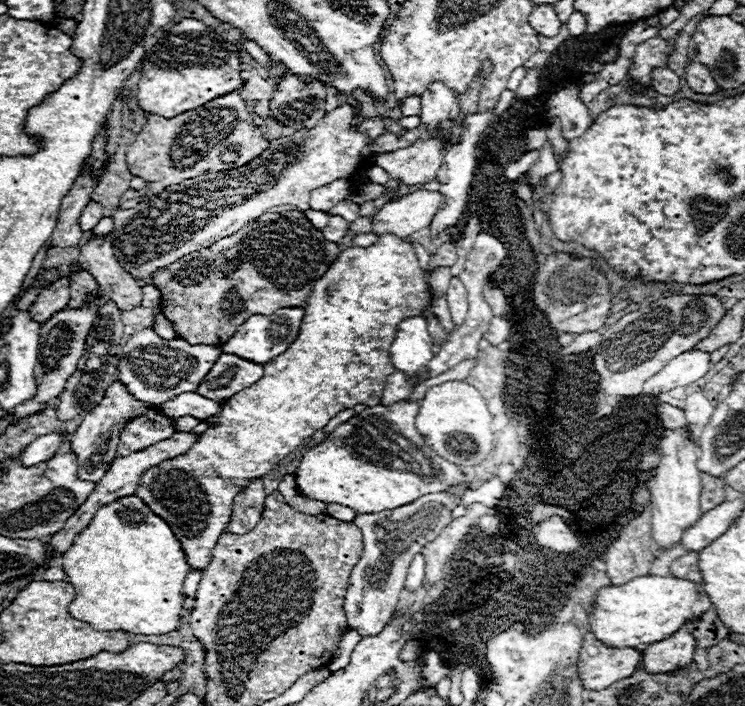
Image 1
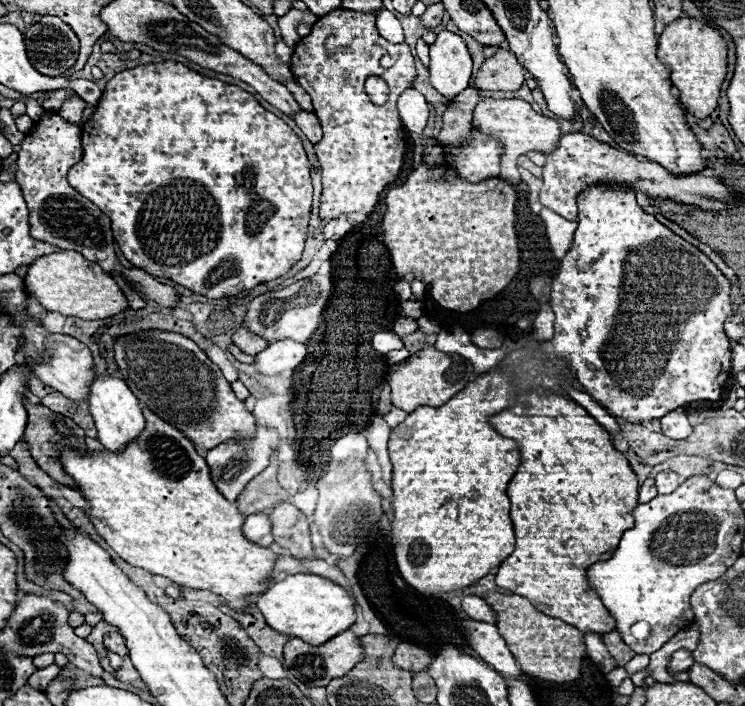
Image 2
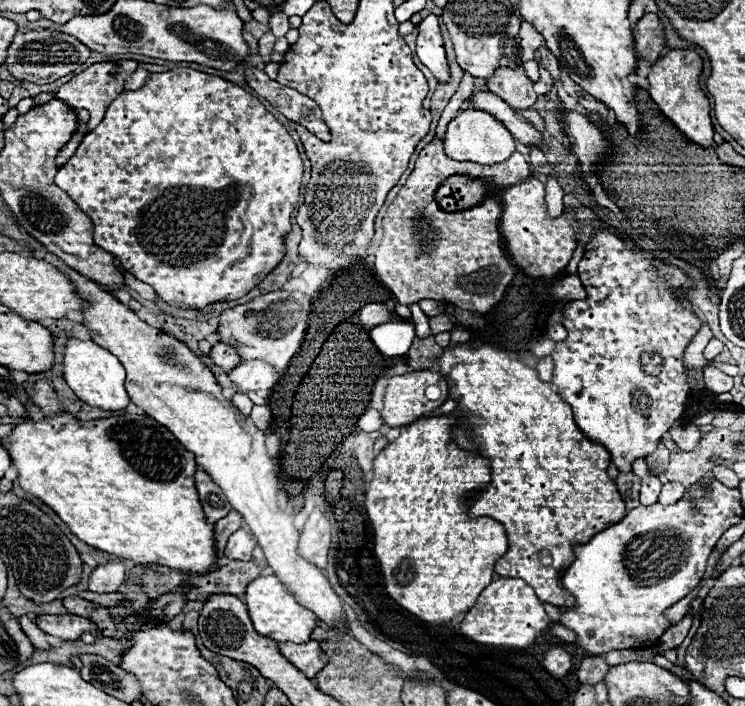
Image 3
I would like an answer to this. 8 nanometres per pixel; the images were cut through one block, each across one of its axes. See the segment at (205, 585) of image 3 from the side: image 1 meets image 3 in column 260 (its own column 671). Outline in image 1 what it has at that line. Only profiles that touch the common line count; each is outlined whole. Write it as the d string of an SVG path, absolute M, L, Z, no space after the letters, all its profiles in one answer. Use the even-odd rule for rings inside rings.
M690 552L682 558L676 558L670 564L670 570L676 578L684 578L684 580L692 580L694 584L702 584L702 574L698 568L698 554L696 552Z

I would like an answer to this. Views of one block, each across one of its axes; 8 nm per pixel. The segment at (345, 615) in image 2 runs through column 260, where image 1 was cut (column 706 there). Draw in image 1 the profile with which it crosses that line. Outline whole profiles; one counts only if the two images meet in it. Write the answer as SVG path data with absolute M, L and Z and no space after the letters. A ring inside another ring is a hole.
M642 576L624 586L610 586L598 592L594 614L590 616L590 628L594 636L608 646L636 648L672 636L682 624L700 618L710 608L710 598L690 580L672 576Z

